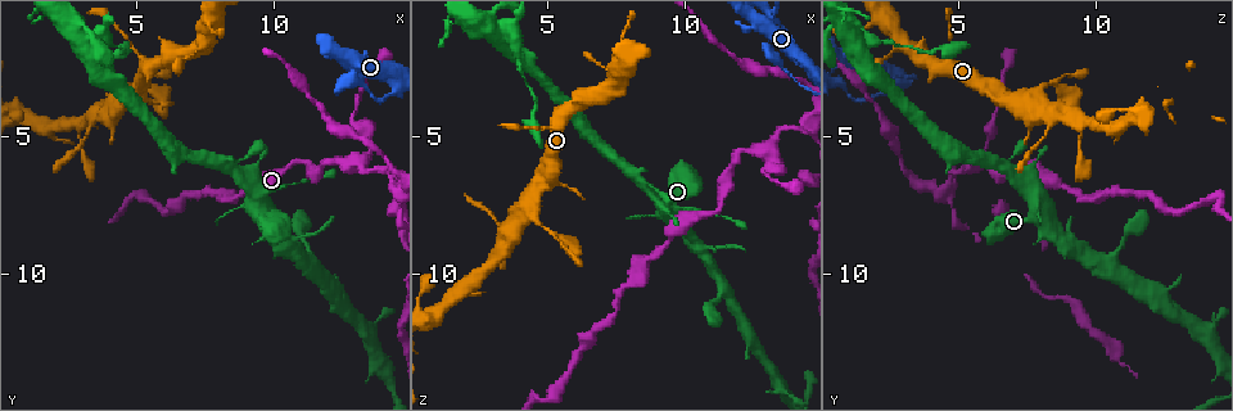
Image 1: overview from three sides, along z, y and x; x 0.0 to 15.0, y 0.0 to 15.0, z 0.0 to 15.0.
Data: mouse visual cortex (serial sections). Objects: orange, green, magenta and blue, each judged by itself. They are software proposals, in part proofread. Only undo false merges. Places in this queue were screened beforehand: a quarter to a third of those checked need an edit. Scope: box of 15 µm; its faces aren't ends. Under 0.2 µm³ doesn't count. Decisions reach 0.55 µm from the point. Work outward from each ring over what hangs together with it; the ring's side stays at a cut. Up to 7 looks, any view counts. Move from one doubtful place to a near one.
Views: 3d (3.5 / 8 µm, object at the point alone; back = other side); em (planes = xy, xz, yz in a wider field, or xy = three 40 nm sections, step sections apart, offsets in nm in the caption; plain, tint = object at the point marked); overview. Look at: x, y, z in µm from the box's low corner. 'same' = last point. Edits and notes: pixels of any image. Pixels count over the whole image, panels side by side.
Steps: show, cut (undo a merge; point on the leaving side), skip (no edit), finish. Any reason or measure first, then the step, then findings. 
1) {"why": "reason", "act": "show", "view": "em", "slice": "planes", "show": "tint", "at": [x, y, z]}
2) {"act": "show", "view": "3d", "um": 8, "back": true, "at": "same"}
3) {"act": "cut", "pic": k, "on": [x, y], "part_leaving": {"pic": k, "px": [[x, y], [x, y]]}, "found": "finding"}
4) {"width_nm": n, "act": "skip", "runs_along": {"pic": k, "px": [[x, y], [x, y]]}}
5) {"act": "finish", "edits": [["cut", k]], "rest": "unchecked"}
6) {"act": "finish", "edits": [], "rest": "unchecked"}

{"why": "three arms meet", "act": "show", "view": "3d", "um": 8, "at": [14.3, 3.4, 2.2]}

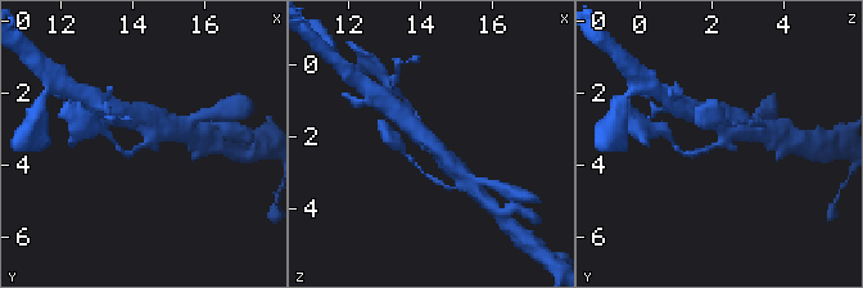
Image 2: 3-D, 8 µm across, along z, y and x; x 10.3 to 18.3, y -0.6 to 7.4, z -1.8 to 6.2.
{"why": "closer look", "act": "show", "view": "3d", "um": 3.5, "at": [14.4, 3.4, 2.3]}

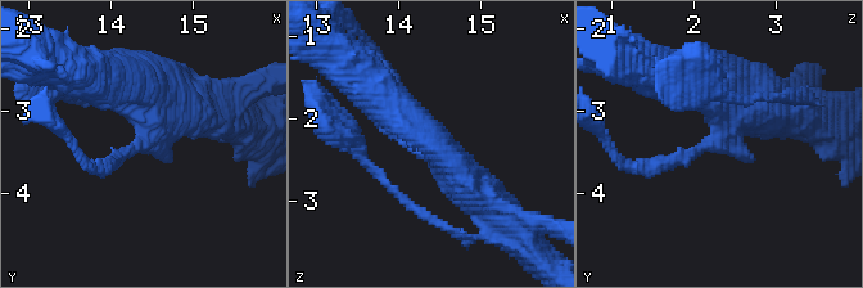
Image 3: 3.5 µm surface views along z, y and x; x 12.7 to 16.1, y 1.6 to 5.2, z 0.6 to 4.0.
{"act": "show", "view": "em", "slice": "xy", "step": 3, "show": "tint", "at": [14.35, 3.35, 2.30]}

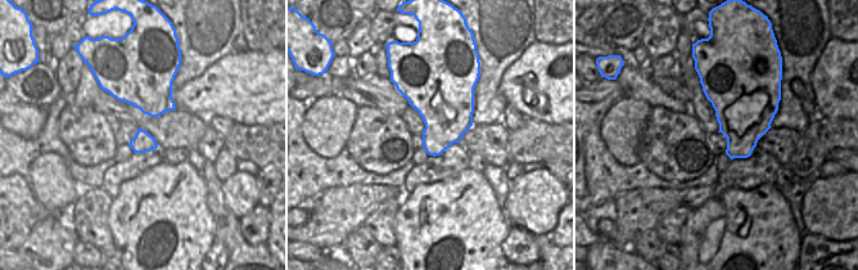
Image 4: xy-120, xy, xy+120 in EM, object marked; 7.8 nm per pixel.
{"width_nm": 420, "act": "cut", "pic": 3, "on": [656, 163], "part_leaving": {"pic": 3, "px": [[692, 151], [637, 170], [610, 147]]}, "found": "two cells meet here"}

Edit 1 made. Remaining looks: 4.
{"why": "thin neck", "act": "show", "view": "3d", "um": 3.5, "at": [13.5, 5.3, 5.9]}

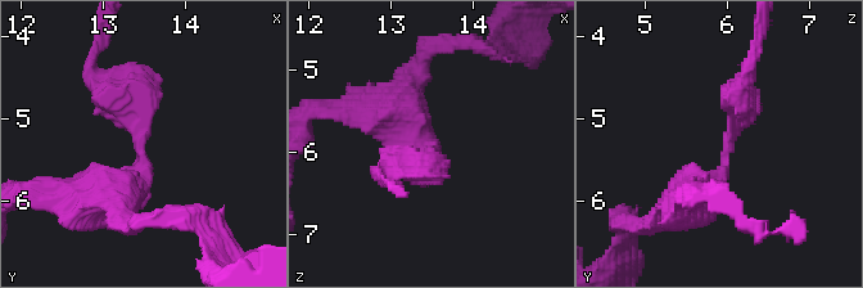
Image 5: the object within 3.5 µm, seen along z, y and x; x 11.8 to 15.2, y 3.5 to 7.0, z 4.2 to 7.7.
{"arm_widths_nm": [350, 450], "why": "need the tissue", "act": "show", "view": "em", "slice": "planes", "show": "tint", "at": [13.50, 5.40, 5.95]}

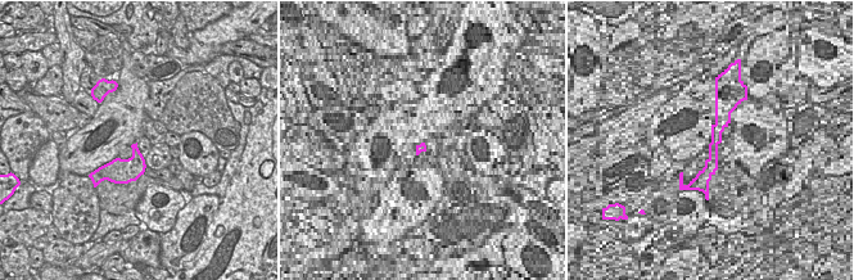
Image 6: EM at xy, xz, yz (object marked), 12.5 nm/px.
{"act": "skip", "runs_along": {"pic": 5, "px": [[686, 196], [726, 171], [745, 85]]}, "found": "all the same cell"}

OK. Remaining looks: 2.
{"why": "arms part here", "act": "show", "view": "em", "slice": "xy", "step": 5, "show": "tint", "at": [14.2, 6.6, 4.6]}

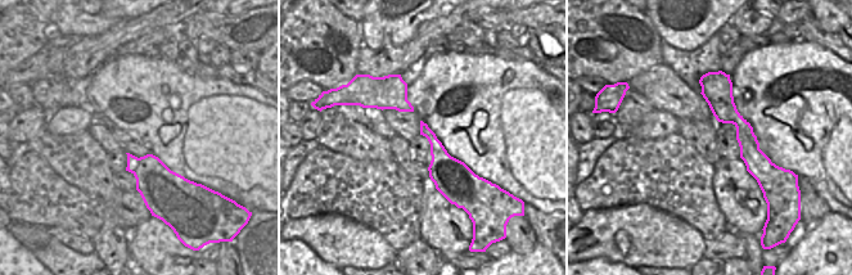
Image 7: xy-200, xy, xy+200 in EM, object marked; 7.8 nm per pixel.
{"why": "see where the arms go", "act": "show", "view": "3d", "um": 3.5, "at": "same"}

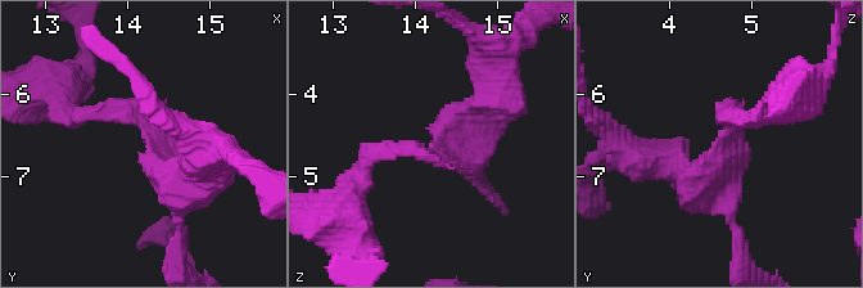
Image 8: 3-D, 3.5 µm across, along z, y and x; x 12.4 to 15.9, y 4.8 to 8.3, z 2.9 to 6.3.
{"act": "skip", "runs_along": {"pic": 8, "px": [[82, 116], [138, 116], [154, 167], [193, 175]]}, "found": "continuous, no second cell"}

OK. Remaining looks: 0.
{"act": "finish", "edits": [["cut", 3]], "rest": "unchecked"}

